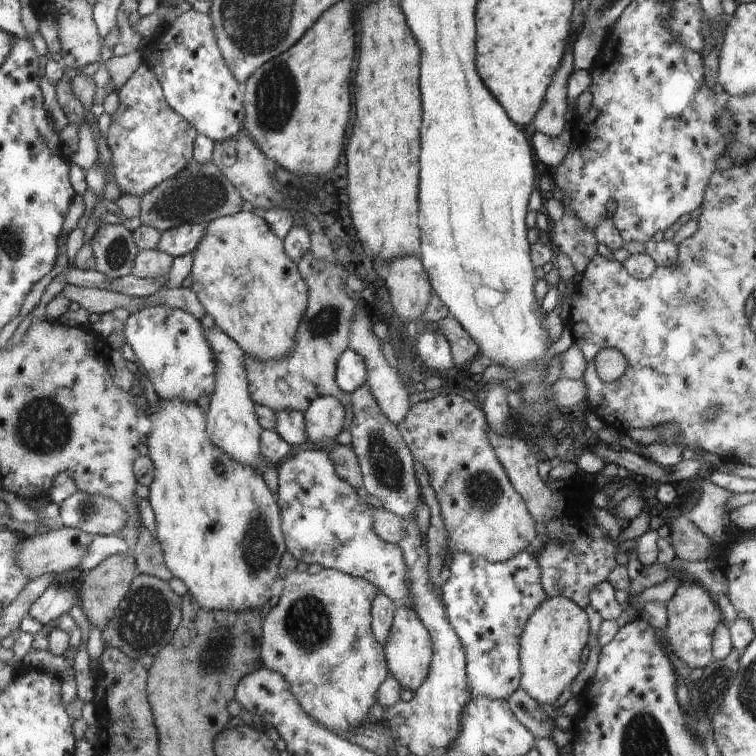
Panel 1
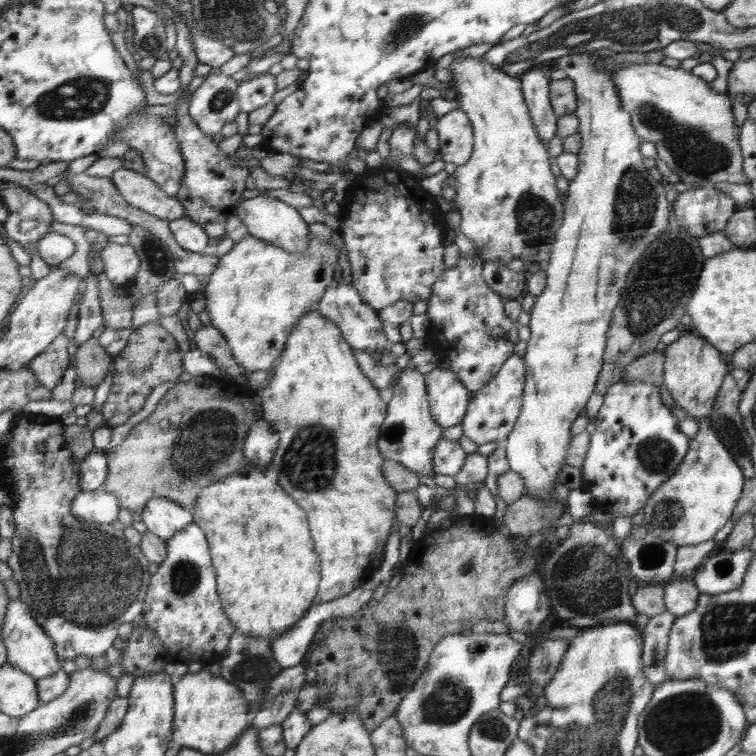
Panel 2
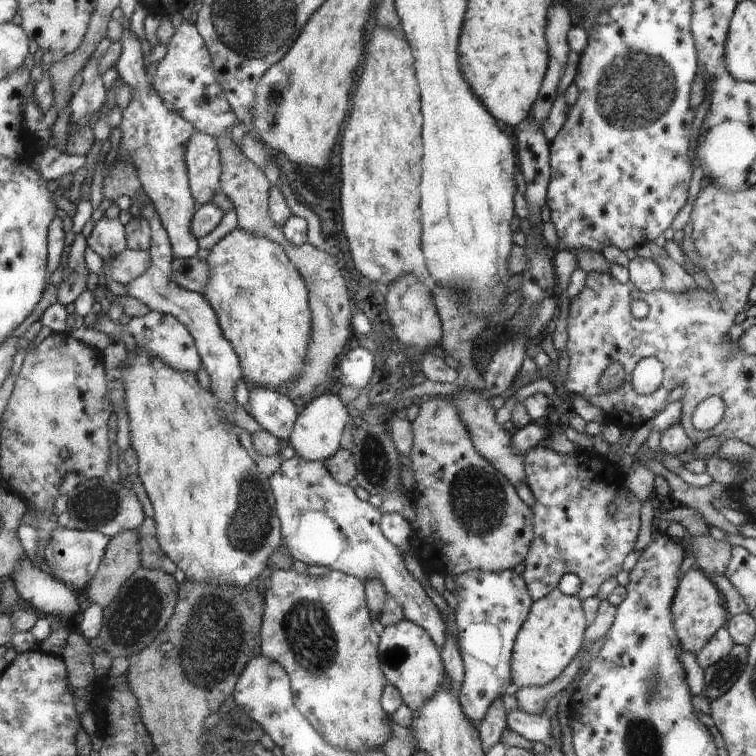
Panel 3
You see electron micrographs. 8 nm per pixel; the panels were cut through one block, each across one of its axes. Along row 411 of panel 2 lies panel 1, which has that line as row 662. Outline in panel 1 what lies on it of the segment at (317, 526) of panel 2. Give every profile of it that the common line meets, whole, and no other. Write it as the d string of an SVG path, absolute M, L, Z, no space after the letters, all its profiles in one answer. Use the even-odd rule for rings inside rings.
M322 569L317 574L310 574L308 571L298 572L293 571L290 574L284 576L284 589L282 595L279 597L278 602L275 602L272 609L266 616L265 624L265 640L262 643L262 660L263 666L274 670L274 672L280 672L286 680L290 680L290 688L294 688L294 696L298 696L298 700L302 700L302 708L313 719L324 728L328 728L333 733L338 732L339 737L344 737L348 732L358 730L360 728L360 722L364 718L364 714L368 712L368 708L372 704L378 705L376 698L378 698L378 689L386 678L388 678L389 667L388 658L385 656L385 646L373 634L373 630L370 630L370 620L373 620L373 600L377 598L377 593L380 589L373 582L364 580L362 577L352 576L350 573L345 573L336 569Z

